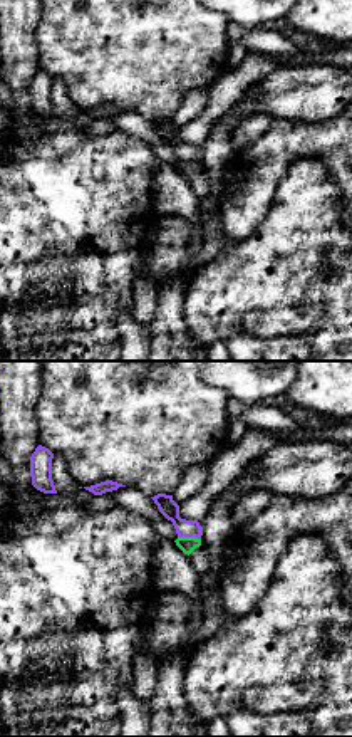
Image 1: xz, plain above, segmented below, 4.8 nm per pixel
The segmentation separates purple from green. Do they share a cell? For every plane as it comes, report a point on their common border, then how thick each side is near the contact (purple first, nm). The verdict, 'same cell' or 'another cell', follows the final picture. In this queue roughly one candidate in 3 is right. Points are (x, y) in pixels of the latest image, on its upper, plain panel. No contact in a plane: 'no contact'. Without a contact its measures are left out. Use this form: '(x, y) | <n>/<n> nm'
(190, 160) | 90/80 nm

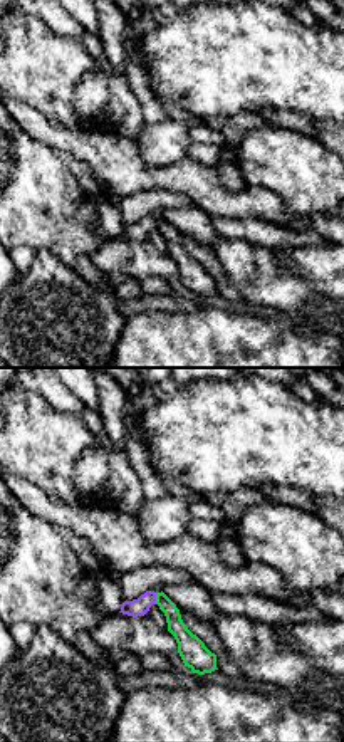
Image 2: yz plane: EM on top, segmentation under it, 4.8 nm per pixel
(155, 222) | 90/90 nm

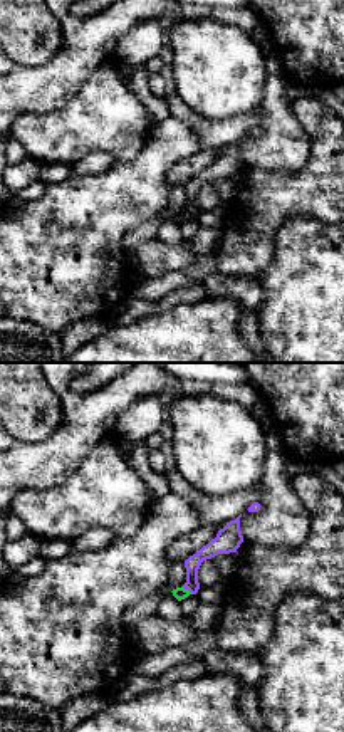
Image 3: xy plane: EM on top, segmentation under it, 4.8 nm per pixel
(187, 212) | 80/60 nm

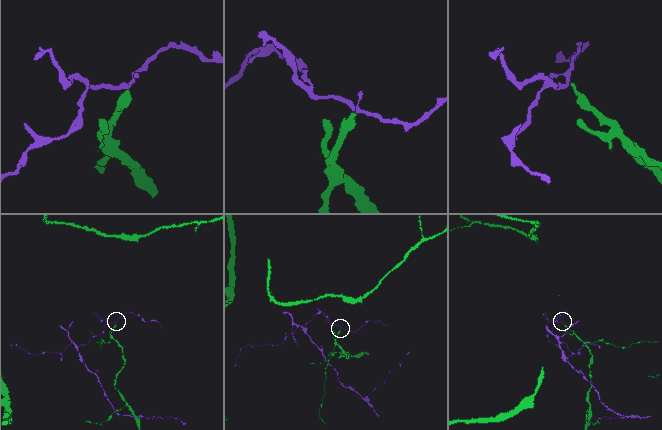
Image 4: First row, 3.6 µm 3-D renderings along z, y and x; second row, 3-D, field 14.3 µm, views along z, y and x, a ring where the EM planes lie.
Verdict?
another cell

